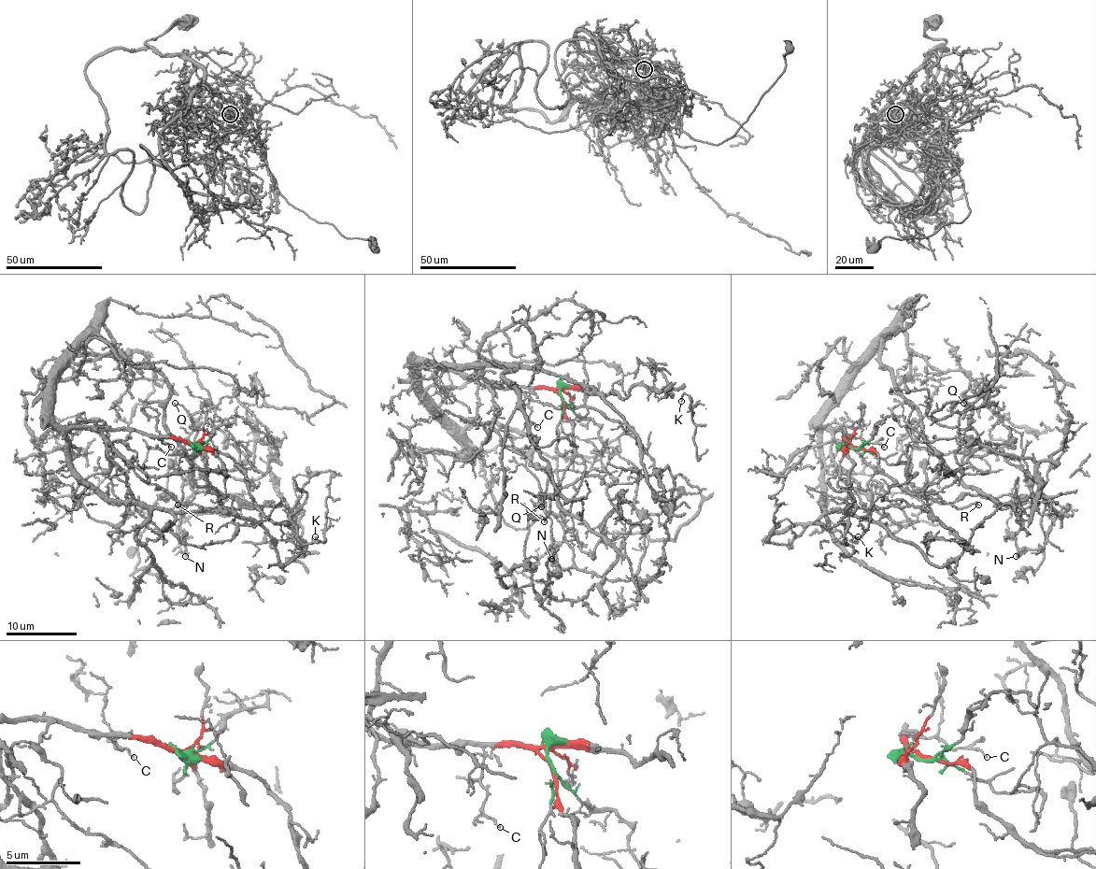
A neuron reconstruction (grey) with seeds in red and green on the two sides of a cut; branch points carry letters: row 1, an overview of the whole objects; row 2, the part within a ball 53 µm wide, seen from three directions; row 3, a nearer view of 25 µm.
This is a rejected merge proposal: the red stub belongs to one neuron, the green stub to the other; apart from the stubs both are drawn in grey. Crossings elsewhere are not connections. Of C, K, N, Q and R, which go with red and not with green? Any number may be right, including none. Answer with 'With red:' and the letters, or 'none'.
With red: C, K, R

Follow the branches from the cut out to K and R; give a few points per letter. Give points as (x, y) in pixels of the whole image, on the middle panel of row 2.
K: (560, 393), (576, 389), (625, 397), (636, 385), (684, 389), (680, 401)
R: (560, 393), (563, 415), (572, 425), (574, 454), (556, 486), (550, 509), (544, 521)

